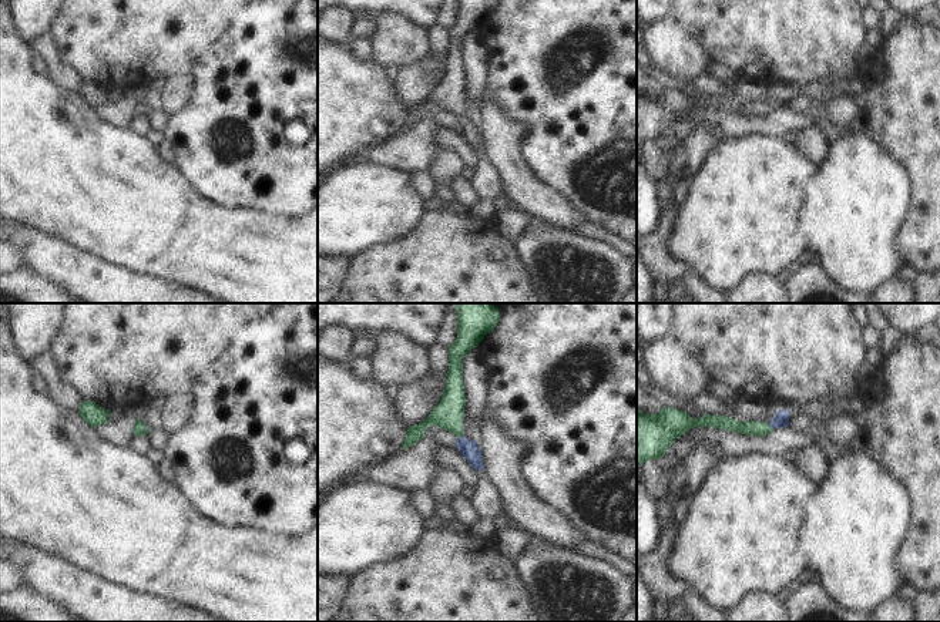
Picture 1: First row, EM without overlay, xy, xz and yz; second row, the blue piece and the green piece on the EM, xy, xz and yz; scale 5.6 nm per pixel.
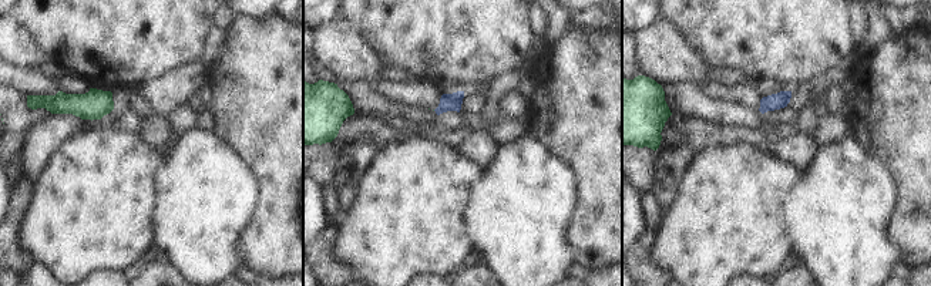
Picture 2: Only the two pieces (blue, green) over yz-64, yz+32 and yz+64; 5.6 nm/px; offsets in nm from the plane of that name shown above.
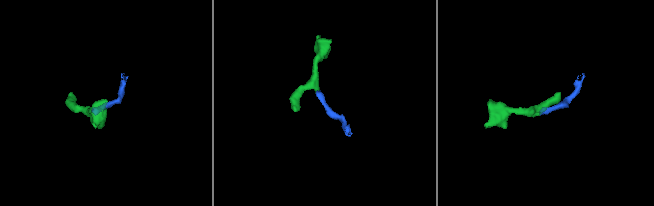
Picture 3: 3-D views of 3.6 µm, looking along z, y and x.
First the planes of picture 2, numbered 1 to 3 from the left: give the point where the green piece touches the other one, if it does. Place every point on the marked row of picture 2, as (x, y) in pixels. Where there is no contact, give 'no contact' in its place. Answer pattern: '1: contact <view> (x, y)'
1: no contact
2: no contact
3: no contact

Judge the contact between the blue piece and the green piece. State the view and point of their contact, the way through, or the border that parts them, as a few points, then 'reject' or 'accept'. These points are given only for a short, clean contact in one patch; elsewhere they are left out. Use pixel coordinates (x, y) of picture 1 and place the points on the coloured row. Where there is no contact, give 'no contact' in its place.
yz (771, 426) | across yz (781, 419), (771, 426), (738, 427), (727, 423) | accept

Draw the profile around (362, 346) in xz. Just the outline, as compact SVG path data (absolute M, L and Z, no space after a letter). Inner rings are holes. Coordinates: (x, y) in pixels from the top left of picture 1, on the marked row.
M355 334L352 342L352 356L353 359L370 359L375 352L375 342L372 334Z

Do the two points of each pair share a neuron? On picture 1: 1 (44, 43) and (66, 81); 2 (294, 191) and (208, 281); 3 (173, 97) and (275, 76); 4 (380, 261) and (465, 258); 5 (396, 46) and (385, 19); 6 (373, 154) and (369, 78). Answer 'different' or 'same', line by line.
1: same
2: different
3: different
4: same
5: same
6: different

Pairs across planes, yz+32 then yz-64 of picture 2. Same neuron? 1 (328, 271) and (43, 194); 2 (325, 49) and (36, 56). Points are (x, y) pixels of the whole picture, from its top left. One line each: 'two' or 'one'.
1: two
2: one

